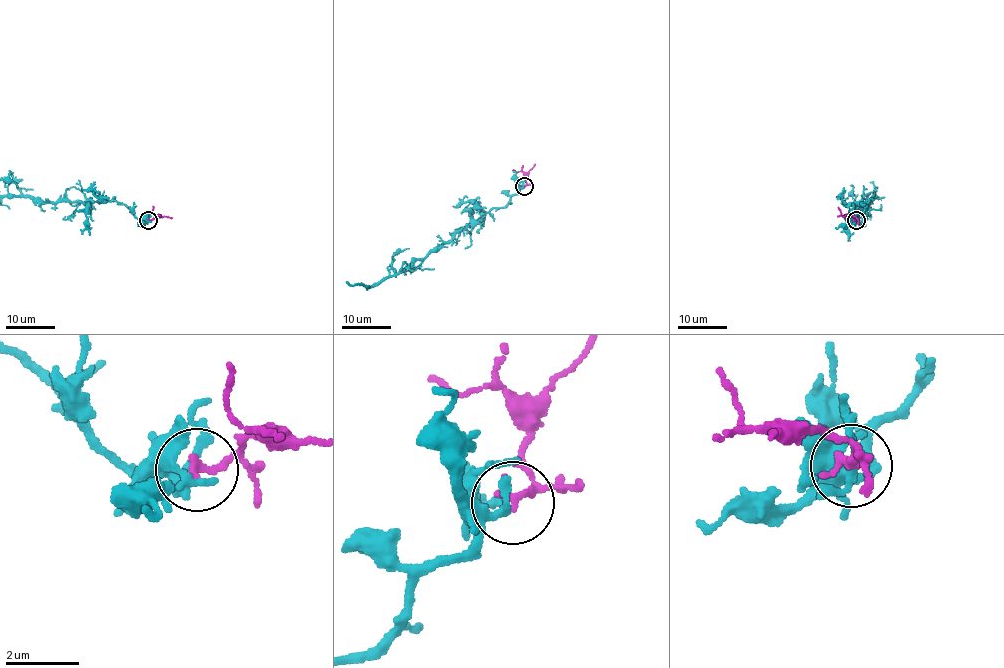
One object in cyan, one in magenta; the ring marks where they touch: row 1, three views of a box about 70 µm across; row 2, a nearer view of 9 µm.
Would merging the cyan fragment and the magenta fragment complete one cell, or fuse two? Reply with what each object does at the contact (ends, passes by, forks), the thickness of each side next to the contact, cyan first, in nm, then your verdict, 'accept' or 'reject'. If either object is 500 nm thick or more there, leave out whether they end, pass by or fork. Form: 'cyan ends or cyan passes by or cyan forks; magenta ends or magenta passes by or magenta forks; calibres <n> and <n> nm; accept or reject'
cyan forks; magenta ends; calibres 170 and 240 nm; reject

